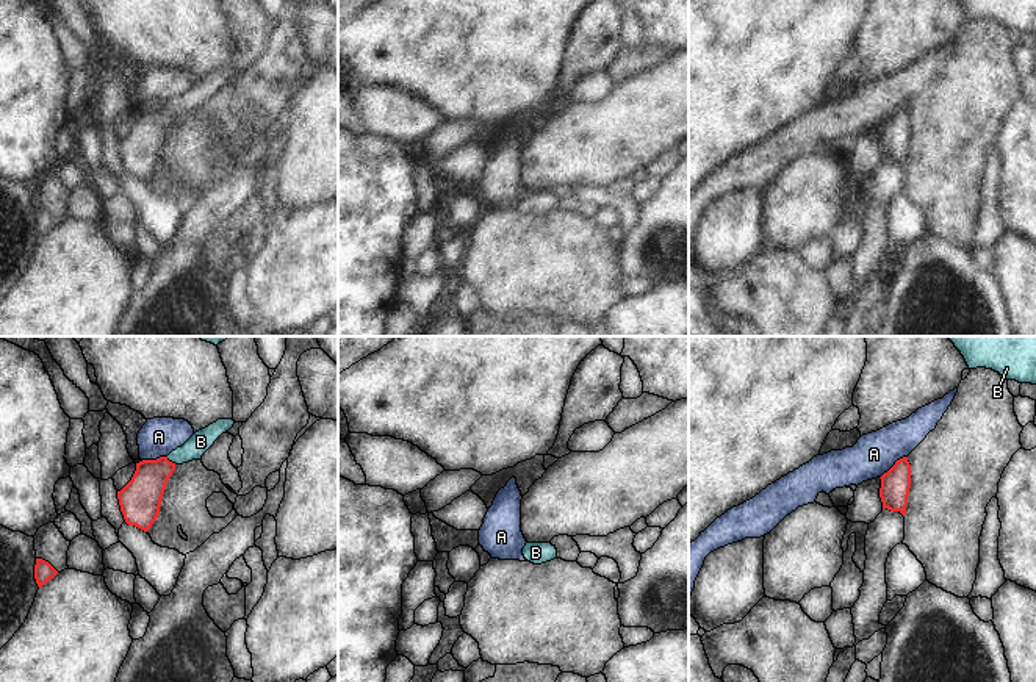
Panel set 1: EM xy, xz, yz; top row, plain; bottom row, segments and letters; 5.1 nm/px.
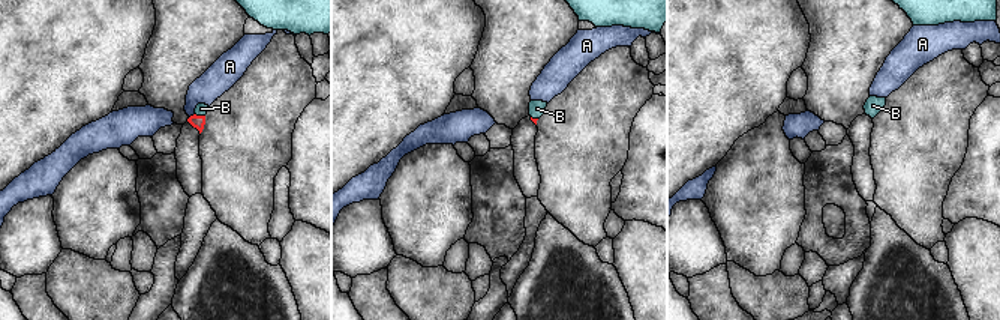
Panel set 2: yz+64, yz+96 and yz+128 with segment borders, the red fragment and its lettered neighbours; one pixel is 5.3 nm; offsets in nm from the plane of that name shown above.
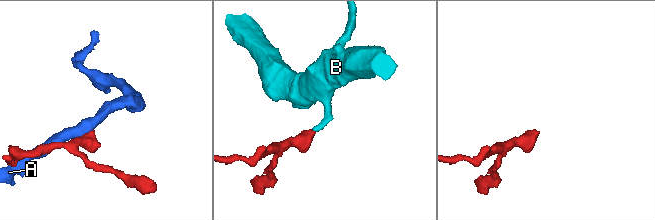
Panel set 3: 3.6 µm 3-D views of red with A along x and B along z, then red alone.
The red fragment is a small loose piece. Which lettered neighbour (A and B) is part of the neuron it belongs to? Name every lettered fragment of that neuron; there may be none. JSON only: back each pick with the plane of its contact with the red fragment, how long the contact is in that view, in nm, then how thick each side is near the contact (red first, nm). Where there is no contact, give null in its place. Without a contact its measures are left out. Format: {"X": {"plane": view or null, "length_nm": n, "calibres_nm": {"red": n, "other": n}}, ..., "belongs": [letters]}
{"B": {"plane": "xy", "length_nm": 70, "calibres_nm": {"red": 220, "other": 110}}, "belongs": ["B"]}

